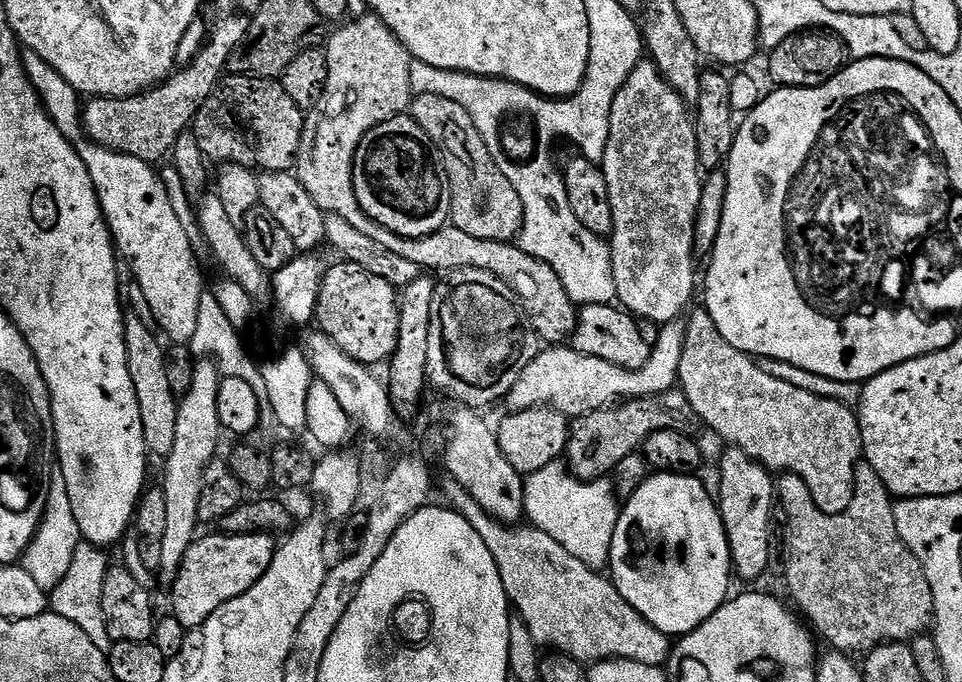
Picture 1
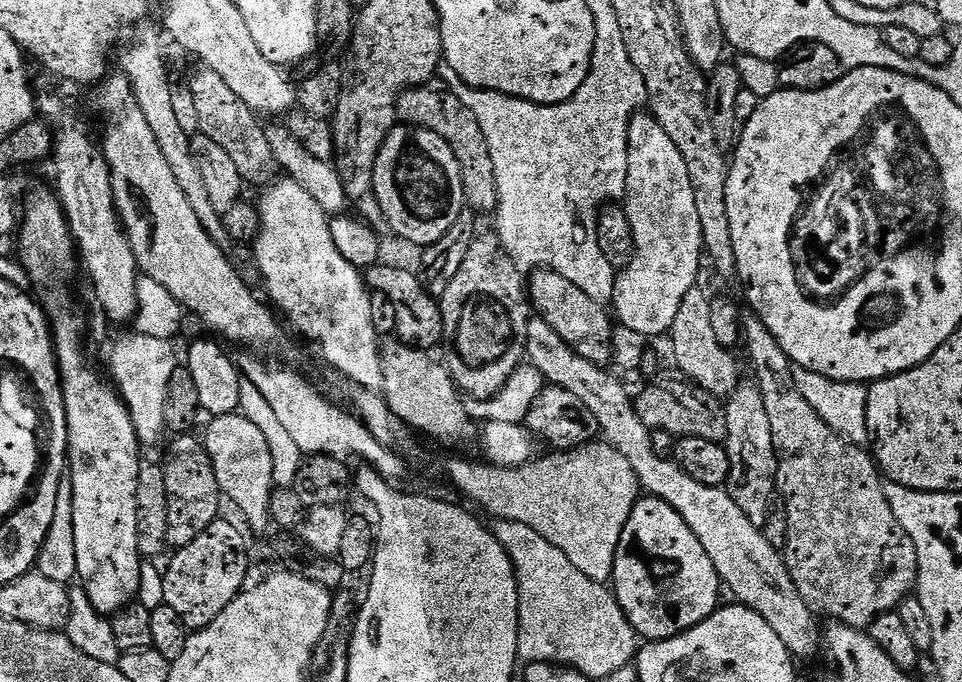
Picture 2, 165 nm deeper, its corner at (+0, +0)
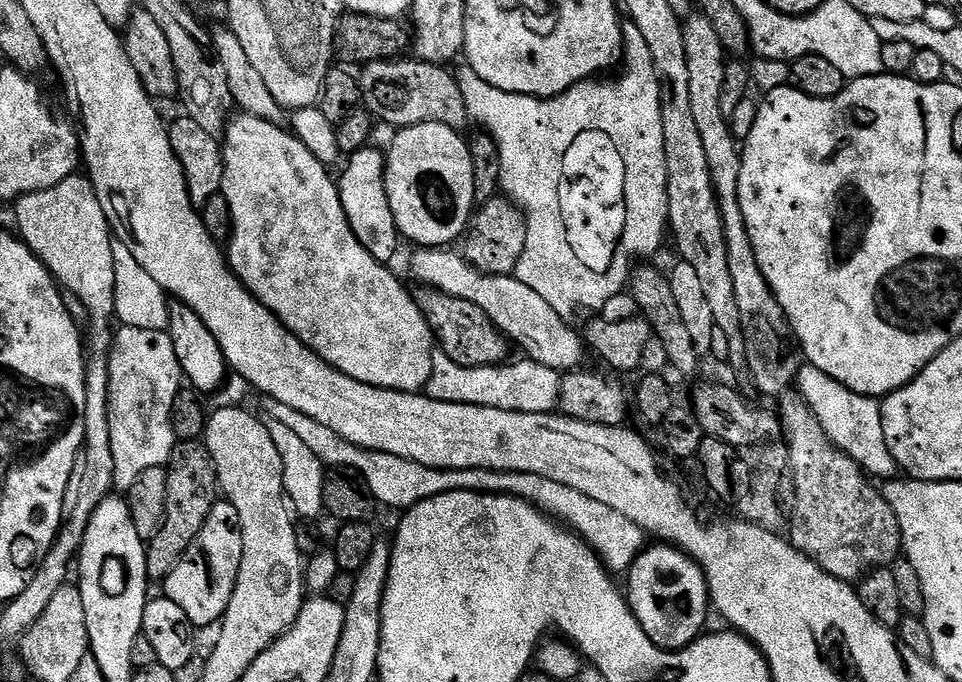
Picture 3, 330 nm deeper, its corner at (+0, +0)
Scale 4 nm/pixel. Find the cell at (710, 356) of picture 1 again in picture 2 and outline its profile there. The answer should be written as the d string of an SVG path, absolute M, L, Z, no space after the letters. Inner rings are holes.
M697 286L682 298L682 307L678 310L678 318L674 318L674 326L670 333L672 339L672 356L676 359L675 367L679 371L688 375L696 384L701 392L708 392L712 396L727 398L740 385L742 373L736 365L736 360L732 357L733 353L729 349L723 348L718 342L717 336L714 335L714 322L712 321L713 301L708 301L708 296L702 290L703 287Z

